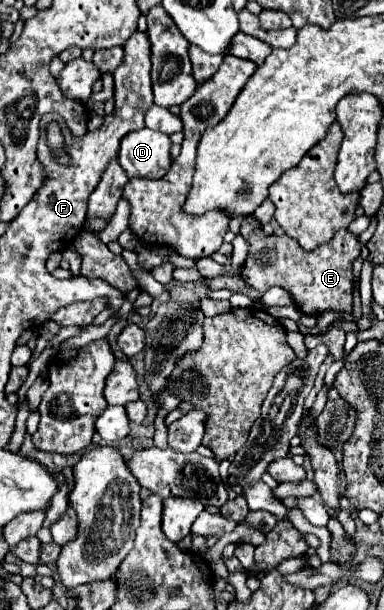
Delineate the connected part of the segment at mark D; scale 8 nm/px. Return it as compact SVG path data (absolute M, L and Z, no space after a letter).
M142 128L126 134L120 144L118 162L130 178L162 178L170 164L170 138L154 130Z

